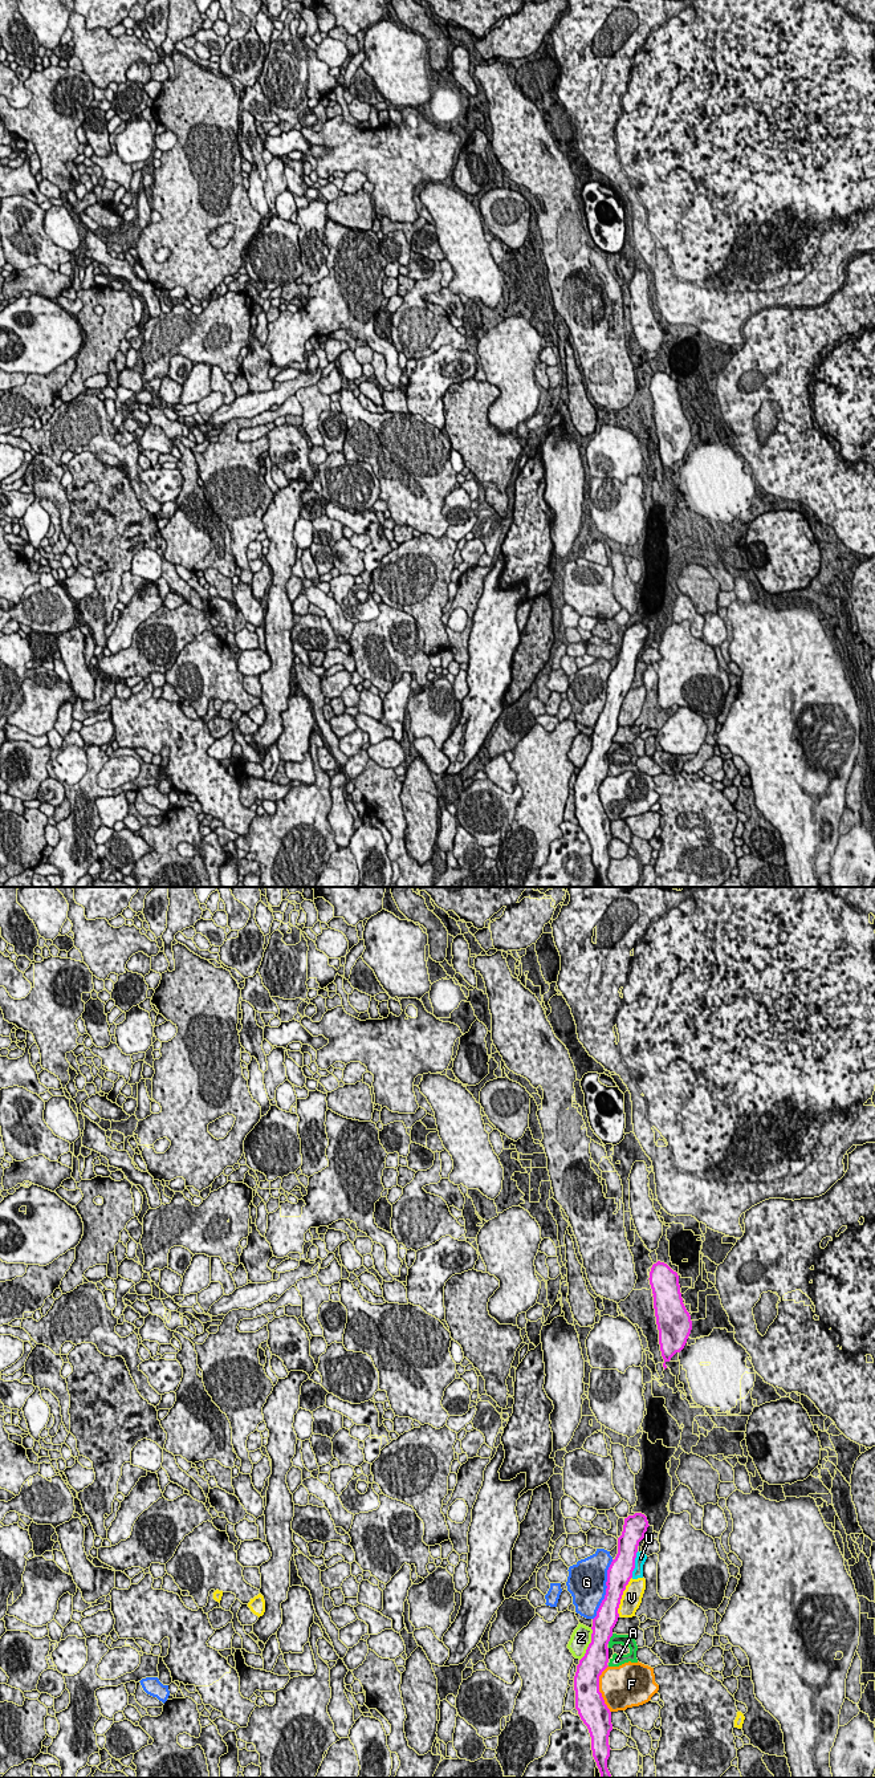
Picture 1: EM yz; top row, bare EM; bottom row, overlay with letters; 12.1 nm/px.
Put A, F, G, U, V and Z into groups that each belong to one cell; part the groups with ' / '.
A / F / G / U / V / Z

